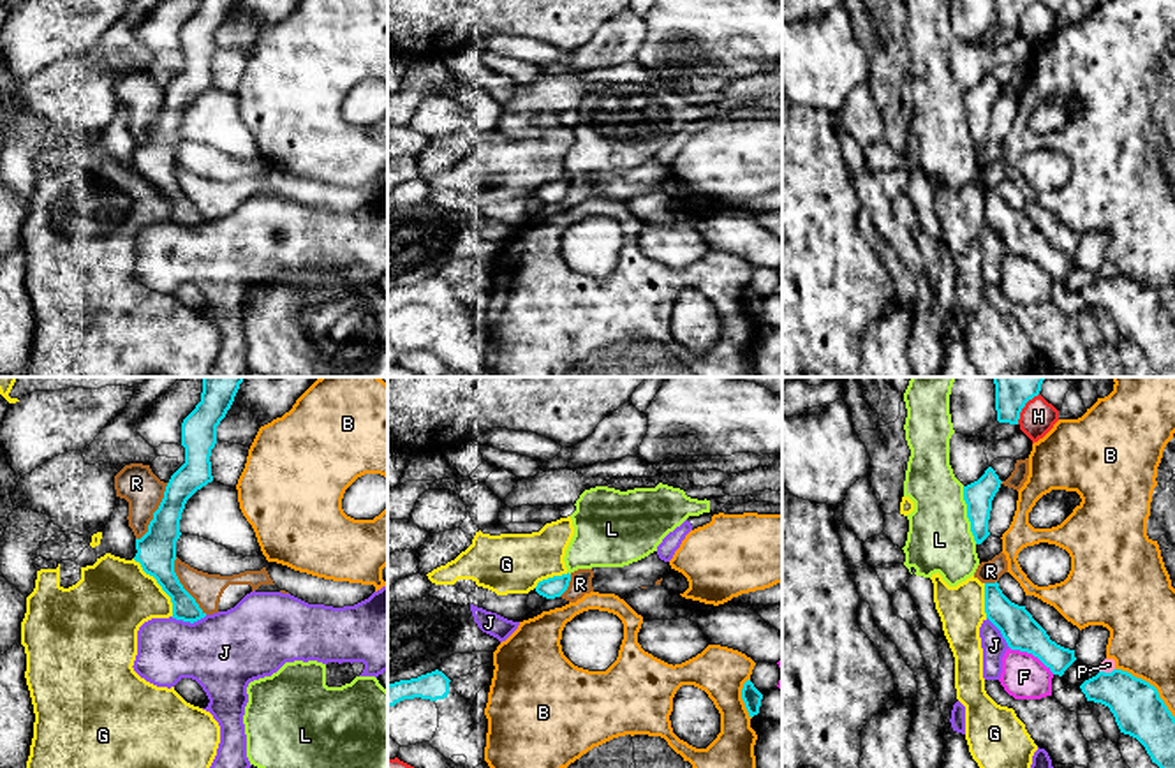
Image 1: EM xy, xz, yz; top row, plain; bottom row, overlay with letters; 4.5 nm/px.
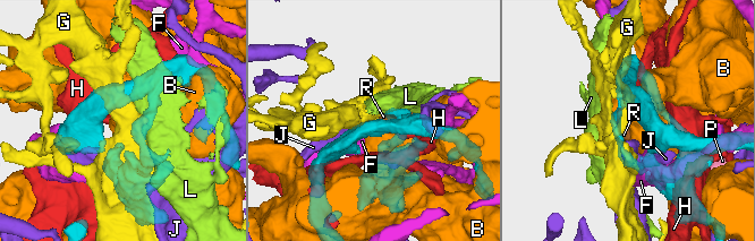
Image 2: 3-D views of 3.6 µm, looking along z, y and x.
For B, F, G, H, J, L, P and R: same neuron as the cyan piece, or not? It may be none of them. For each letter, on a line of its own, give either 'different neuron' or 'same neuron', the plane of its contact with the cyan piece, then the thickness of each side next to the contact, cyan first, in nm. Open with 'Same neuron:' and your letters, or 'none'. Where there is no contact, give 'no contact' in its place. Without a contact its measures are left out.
Same neuron: R
B: different neuron | yz | 240/300 nm
F: different neuron | yz | 160/200 nm
G: different neuron | xy | 180/360 nm
H: different neuron | yz | 220/160 nm
J: different neuron | xy | 120/360 nm
L: different neuron | yz | 140/300 nm
P: different neuron | yz | 240/60 nm
R: same neuron | xy | 180/180 nm

